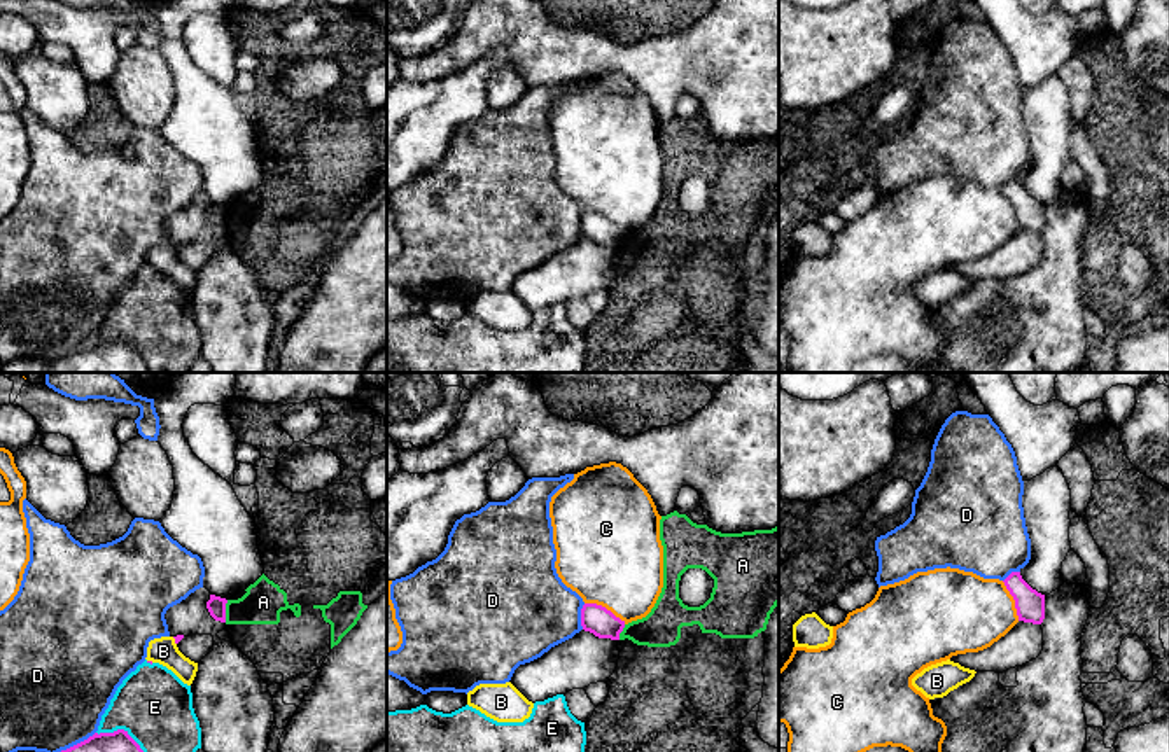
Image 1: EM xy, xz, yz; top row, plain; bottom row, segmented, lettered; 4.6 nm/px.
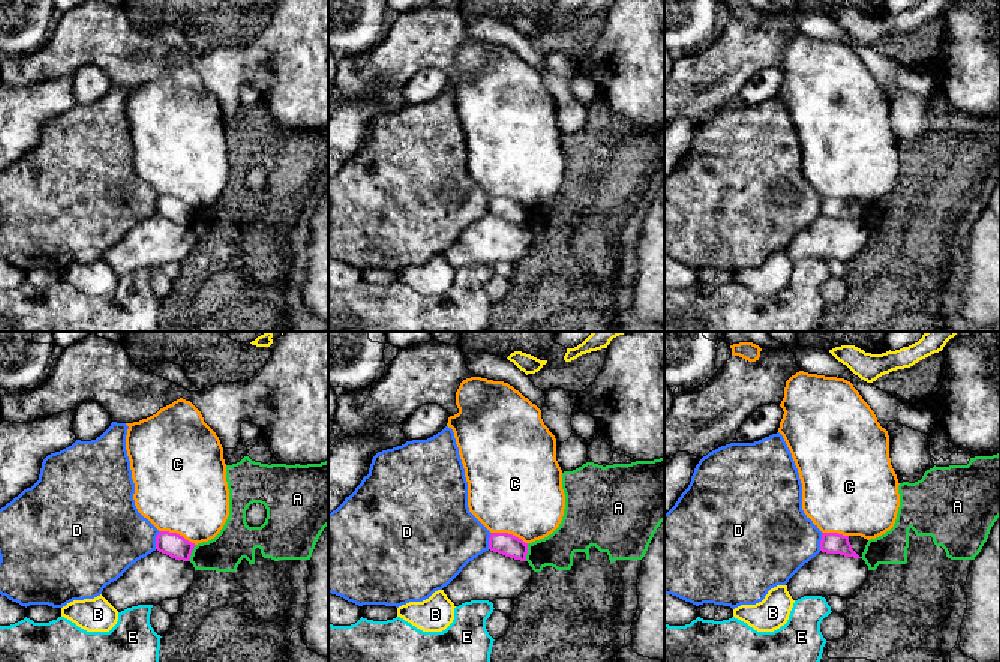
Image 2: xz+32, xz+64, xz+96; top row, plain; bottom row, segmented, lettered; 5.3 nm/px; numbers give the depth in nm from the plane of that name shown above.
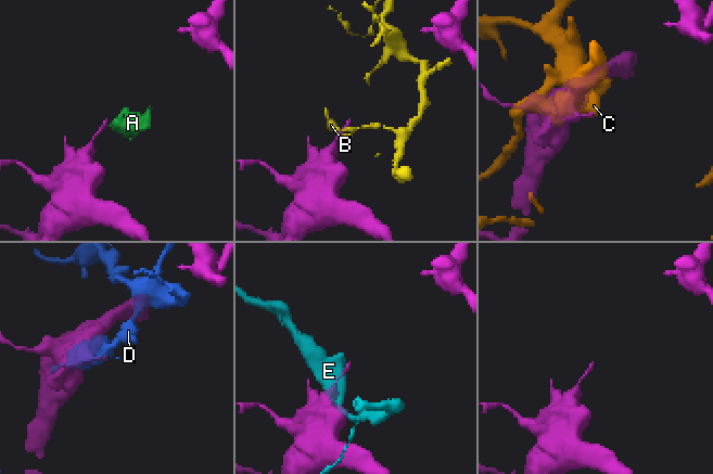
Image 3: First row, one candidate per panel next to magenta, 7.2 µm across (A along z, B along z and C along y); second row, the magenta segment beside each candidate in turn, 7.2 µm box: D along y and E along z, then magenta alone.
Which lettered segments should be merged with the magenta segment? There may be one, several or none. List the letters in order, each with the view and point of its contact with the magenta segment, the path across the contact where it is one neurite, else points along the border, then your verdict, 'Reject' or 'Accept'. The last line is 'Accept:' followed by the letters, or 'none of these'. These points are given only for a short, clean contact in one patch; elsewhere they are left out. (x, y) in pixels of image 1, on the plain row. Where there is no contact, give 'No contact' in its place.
A: Touches magenta at xy (224, 219). Boundary: xy (228, 208), (224, 229). Reject
B: Touches magenta at xy (175, 249). Boundary: xy (172, 245), (175, 252). Reject
C: Touches magenta at xz (604, 215). Reject
D: Touches magenta at xz (581, 224). Reject
E: Touches magenta at xy (126, 341). Reject
Accept: none of these

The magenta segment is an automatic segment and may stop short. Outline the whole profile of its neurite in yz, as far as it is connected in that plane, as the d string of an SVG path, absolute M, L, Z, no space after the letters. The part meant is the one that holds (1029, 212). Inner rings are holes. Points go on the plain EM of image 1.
M1012 180L1003 191L1015 208L1018 229L1041 233L1045 227L1045 203L1032 198L1020 180Z

